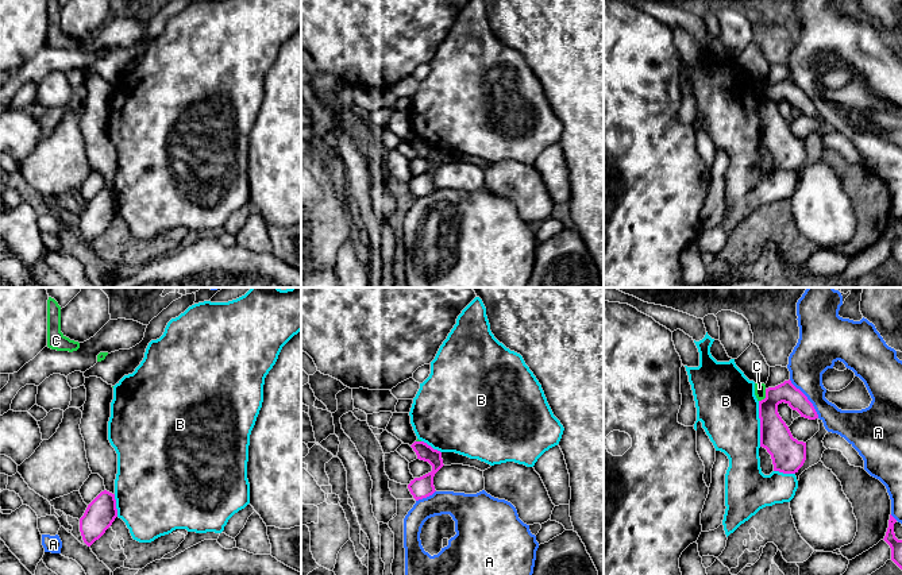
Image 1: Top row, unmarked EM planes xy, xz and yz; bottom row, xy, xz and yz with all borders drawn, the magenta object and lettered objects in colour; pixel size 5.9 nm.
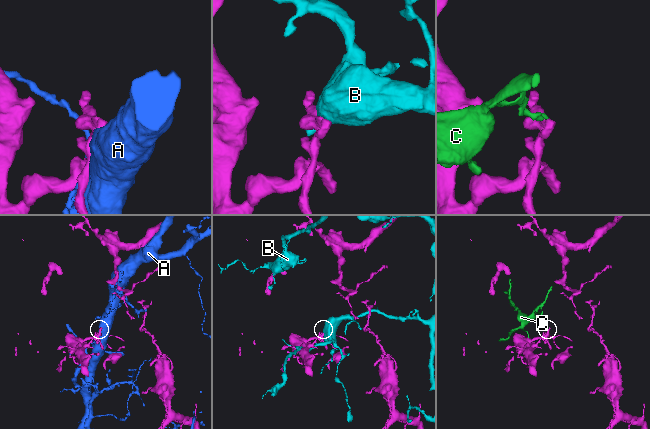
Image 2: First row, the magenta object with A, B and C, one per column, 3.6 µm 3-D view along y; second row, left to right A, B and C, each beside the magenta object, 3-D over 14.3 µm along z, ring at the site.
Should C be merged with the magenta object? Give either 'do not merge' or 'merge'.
do not merge

